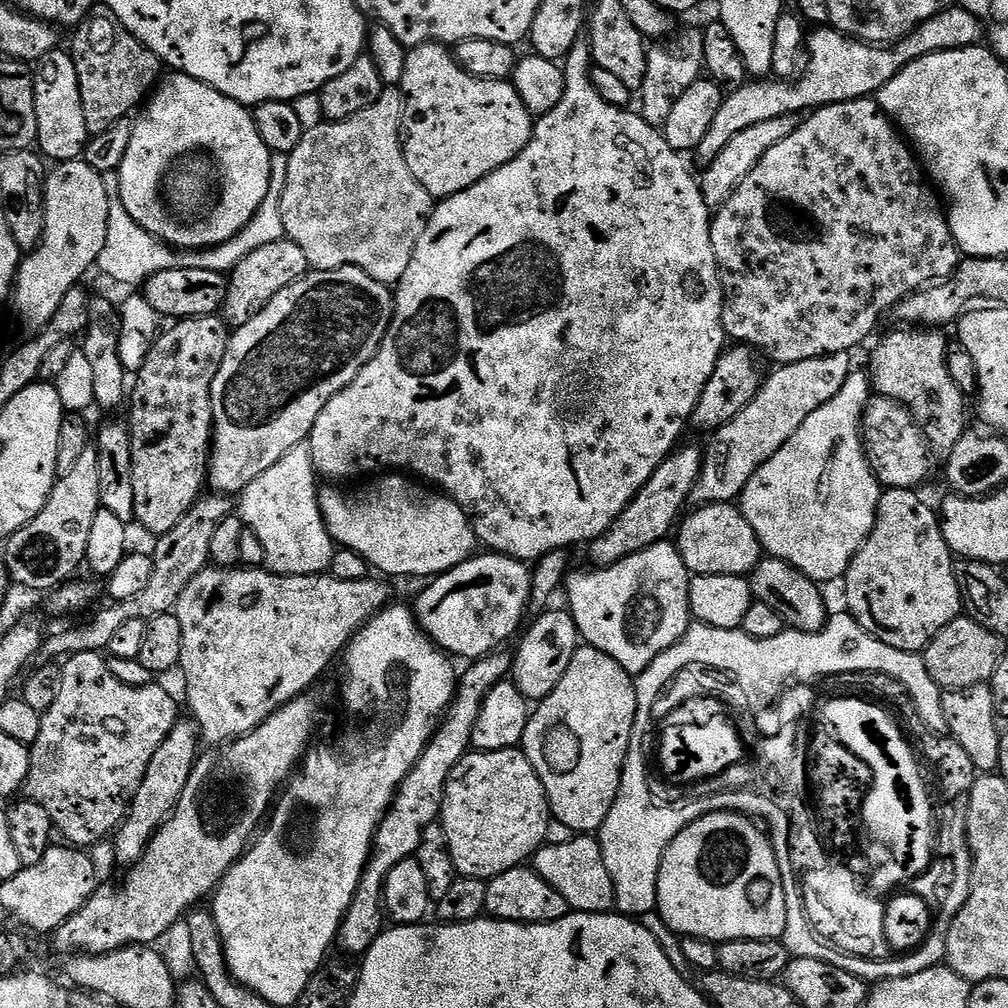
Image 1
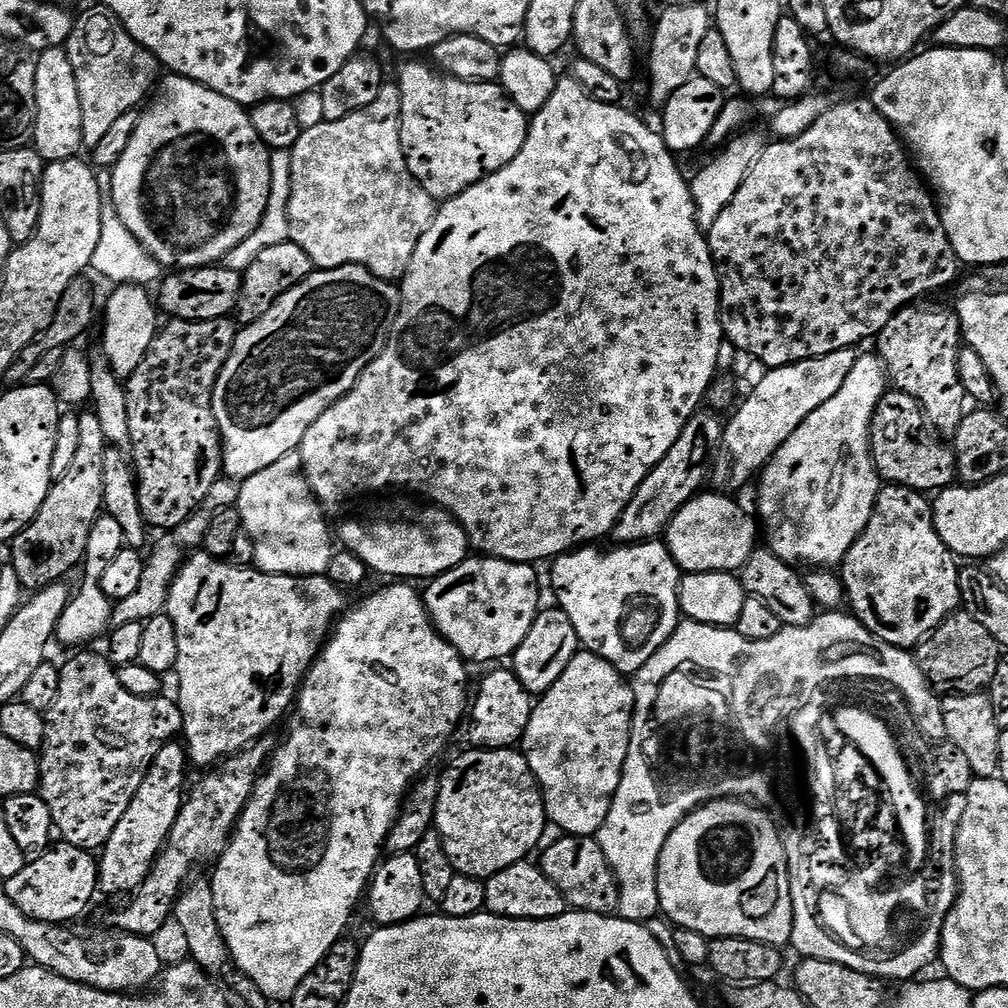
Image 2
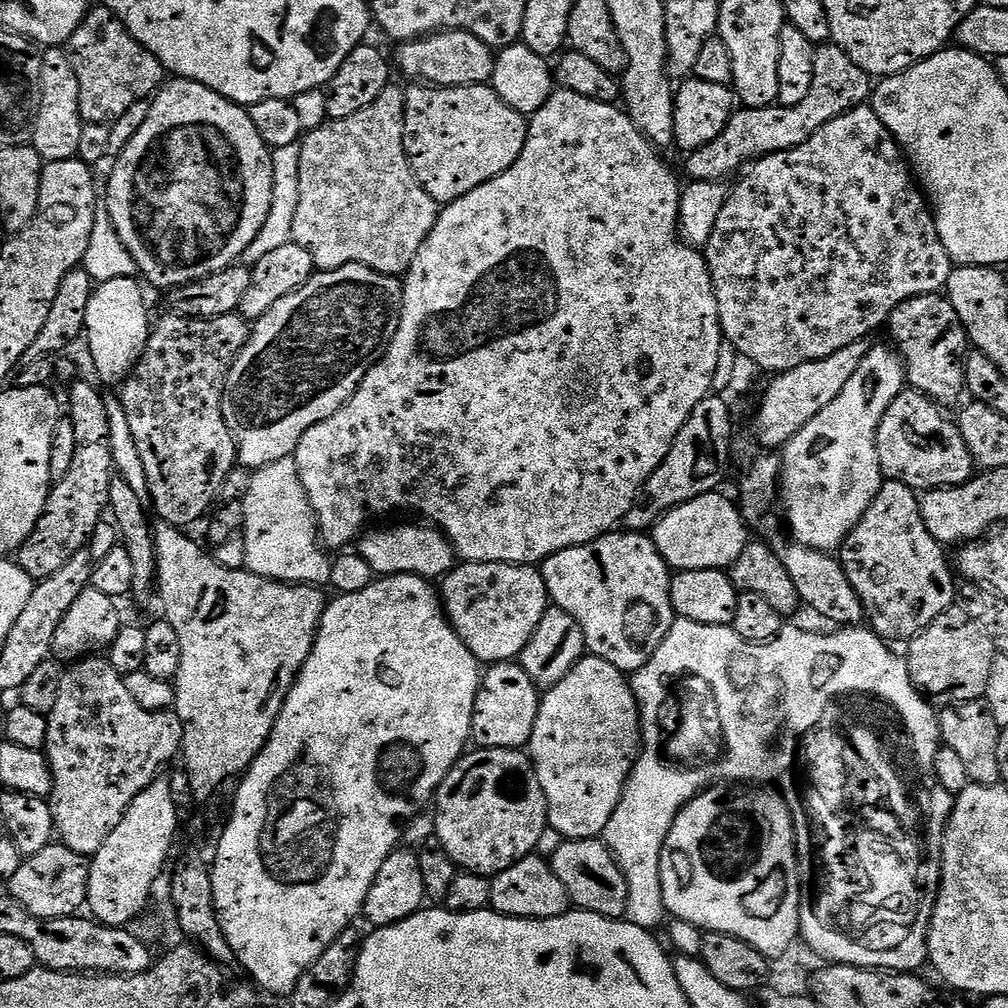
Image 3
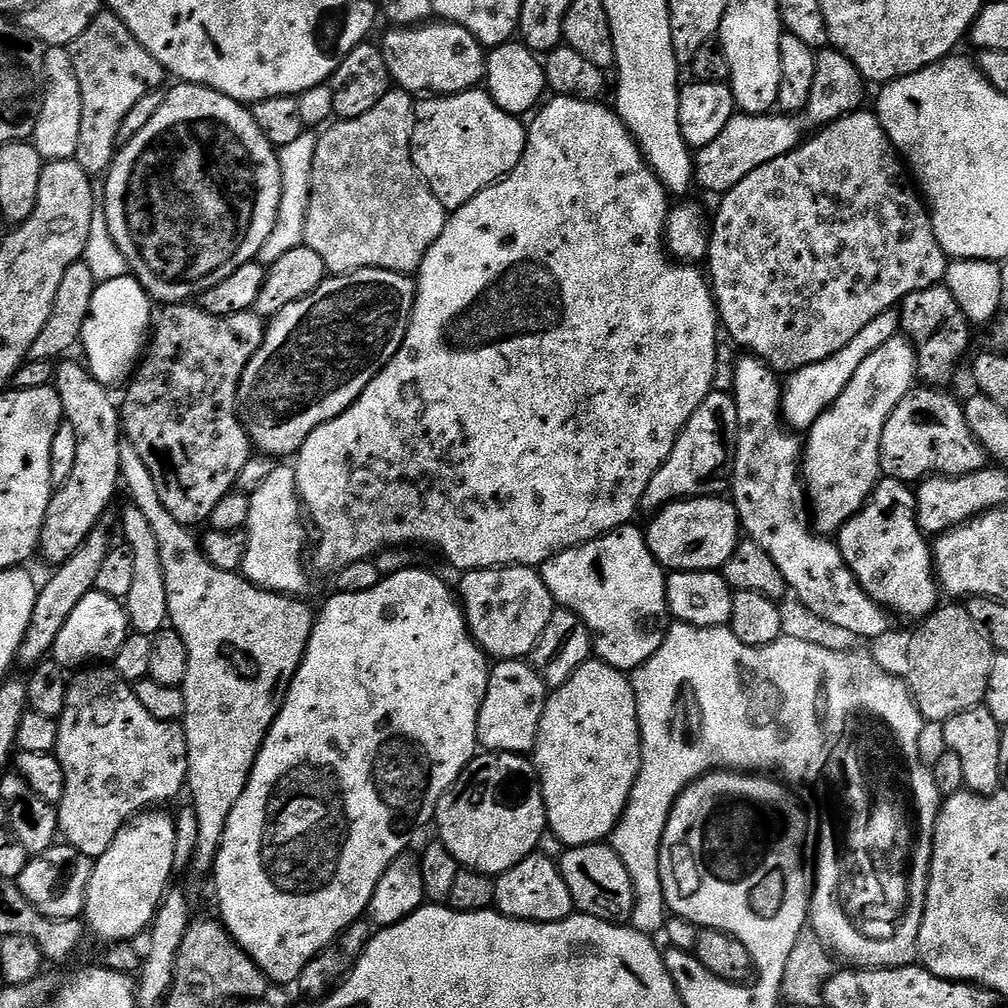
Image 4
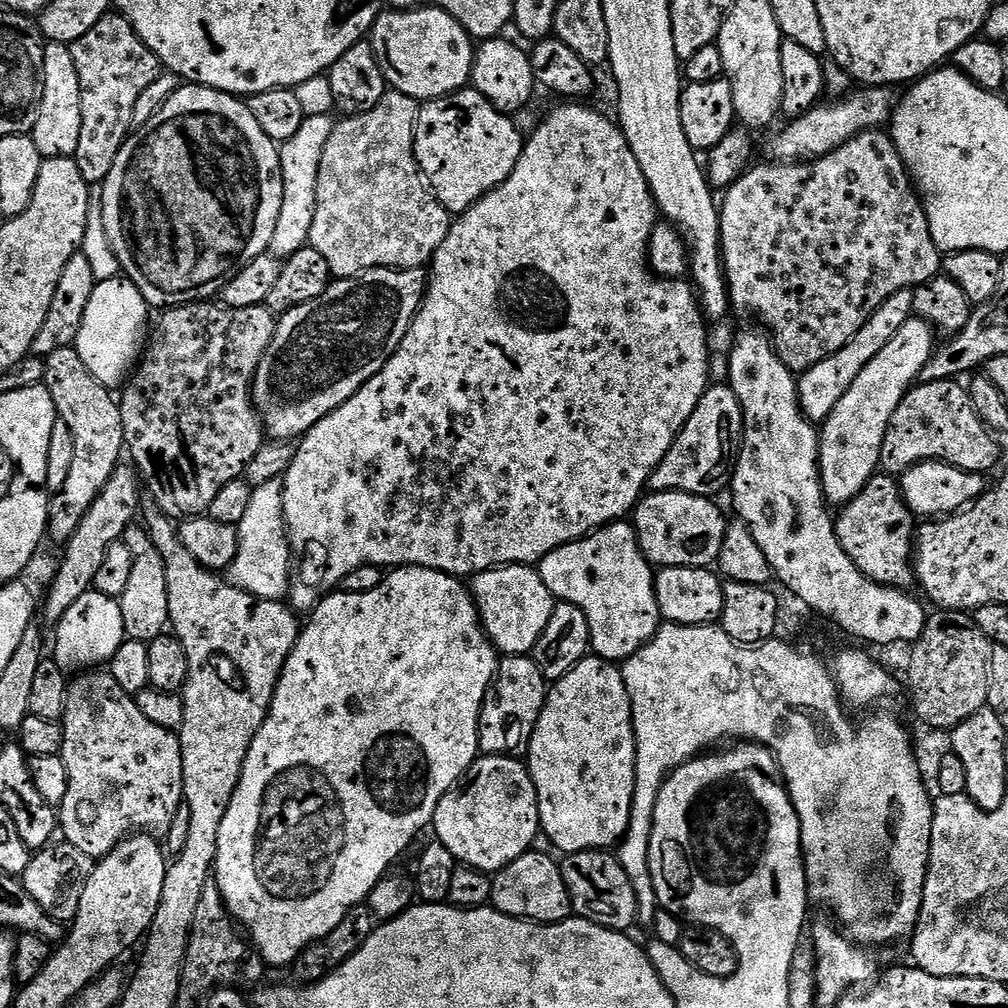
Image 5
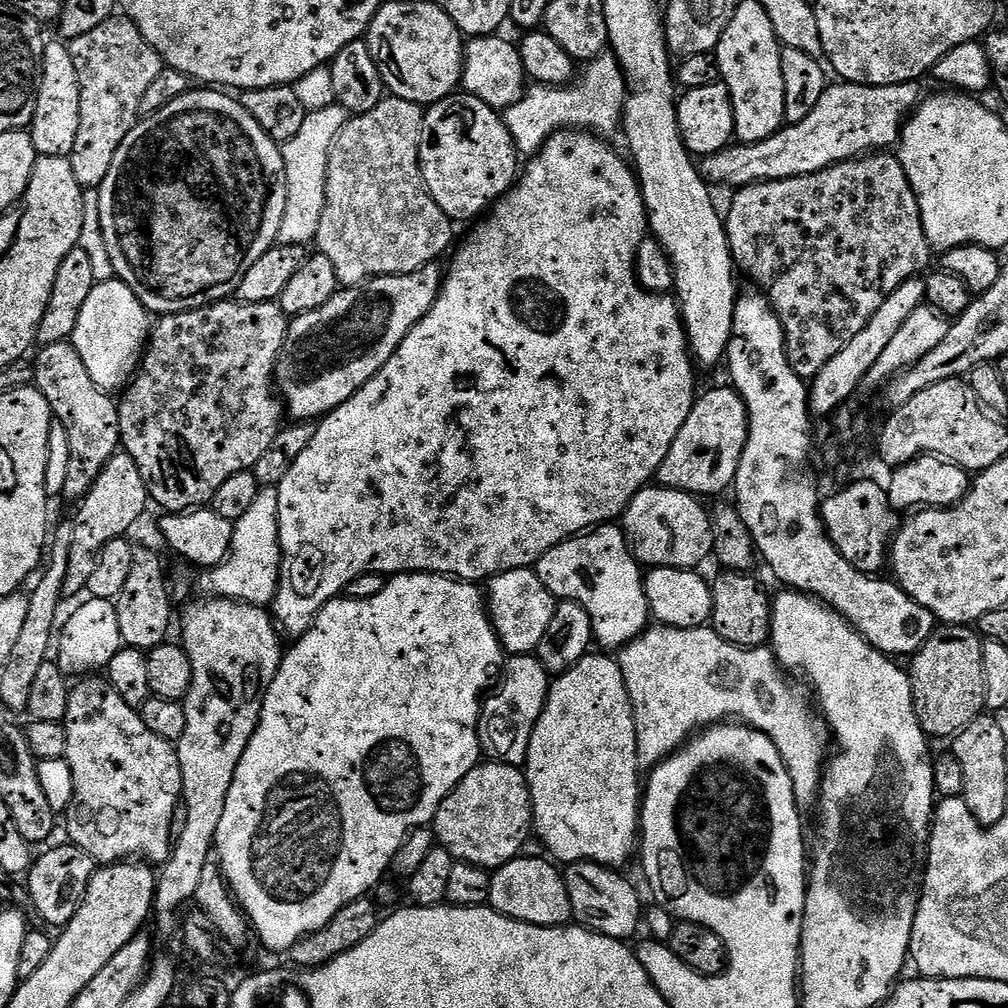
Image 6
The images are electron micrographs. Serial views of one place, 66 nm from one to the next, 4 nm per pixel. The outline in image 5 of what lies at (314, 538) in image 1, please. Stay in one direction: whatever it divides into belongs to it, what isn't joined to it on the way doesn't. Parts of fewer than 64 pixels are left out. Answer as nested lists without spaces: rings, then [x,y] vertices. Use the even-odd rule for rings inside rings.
[[[284,481],[262,482],[253,487],[246,518],[239,524],[238,554],[226,570],[236,587],[254,594],[258,600],[283,601],[290,592],[290,573],[294,568],[292,548],[288,545],[288,529],[284,527]]]

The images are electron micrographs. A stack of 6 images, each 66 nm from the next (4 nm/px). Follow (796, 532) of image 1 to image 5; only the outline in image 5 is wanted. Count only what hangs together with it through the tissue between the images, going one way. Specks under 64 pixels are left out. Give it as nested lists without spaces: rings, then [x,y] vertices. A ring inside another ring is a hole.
[[[913,318],[890,338],[890,343],[878,353],[878,358],[854,378],[854,386],[842,394],[842,402],[834,406],[834,410],[828,415],[827,420],[823,421],[819,429],[820,434],[820,484],[824,487],[824,498],[829,505],[843,506],[850,503],[860,491],[870,482],[873,476],[877,475],[880,468],[880,455],[882,454],[882,442],[886,438],[886,430],[890,426],[890,418],[894,418],[894,410],[902,402],[902,398],[919,381],[920,371],[930,362],[934,351],[934,329],[926,321]]]

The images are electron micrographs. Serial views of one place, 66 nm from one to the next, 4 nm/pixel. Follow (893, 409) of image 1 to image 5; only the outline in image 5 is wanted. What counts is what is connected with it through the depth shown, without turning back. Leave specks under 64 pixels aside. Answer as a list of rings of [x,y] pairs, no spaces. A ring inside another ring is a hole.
[[[935,380],[929,384],[917,383],[915,386],[908,389],[908,392],[902,398],[902,402],[898,406],[898,410],[894,410],[894,418],[890,418],[890,426],[886,430],[886,438],[882,442],[882,454],[880,455],[880,468],[883,469],[887,475],[893,478],[899,478],[903,476],[906,470],[910,470],[916,464],[921,464],[927,460],[941,460],[943,464],[949,464],[955,468],[961,468],[967,472],[979,472],[981,474],[988,474],[988,471],[995,466],[996,463],[1000,460],[1000,444],[996,440],[997,437],[989,430],[983,422],[980,421],[980,415],[974,410],[972,405],[972,397],[970,395],[969,389],[964,388],[960,385],[960,382],[956,380]]]

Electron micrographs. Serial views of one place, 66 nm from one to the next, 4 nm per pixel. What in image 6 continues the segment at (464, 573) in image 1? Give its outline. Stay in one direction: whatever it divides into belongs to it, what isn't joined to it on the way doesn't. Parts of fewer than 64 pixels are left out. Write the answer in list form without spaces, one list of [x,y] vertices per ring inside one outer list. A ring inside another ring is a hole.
[[[515,568],[500,572],[487,581],[486,603],[505,653],[527,656],[535,653],[538,642],[542,642],[542,634],[546,634],[550,618],[554,618],[558,601],[532,568]]]

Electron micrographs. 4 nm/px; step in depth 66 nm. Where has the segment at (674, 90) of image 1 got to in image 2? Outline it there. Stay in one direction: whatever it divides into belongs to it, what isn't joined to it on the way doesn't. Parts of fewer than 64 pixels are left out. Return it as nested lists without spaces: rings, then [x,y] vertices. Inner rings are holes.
[[[700,2],[690,6],[670,6],[661,11],[660,21],[655,21],[650,32],[652,46],[648,50],[648,92],[656,106],[663,106],[685,82],[696,75],[698,50],[702,47],[702,38],[714,26],[713,17]]]

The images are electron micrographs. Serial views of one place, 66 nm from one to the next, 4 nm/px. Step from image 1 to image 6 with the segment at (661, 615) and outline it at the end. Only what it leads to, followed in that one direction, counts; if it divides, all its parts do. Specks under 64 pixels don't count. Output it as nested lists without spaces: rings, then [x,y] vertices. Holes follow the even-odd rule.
[[[615,523],[601,524],[579,536],[562,541],[546,554],[542,554],[542,558],[534,565],[534,571],[557,601],[574,600],[584,607],[586,614],[590,614],[595,643],[604,647],[601,649],[619,650],[631,640],[637,640],[649,627],[650,613],[644,589],[645,573],[640,561],[633,556],[632,549],[628,546],[628,537],[625,536],[623,527]]]

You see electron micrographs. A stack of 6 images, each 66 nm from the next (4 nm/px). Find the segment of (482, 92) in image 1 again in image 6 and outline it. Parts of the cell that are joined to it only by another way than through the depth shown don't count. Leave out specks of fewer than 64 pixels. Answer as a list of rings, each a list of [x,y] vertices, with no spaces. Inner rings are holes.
[[[453,94],[425,111],[420,127],[420,173],[430,198],[434,198],[434,202],[438,202],[438,206],[454,222],[475,221],[483,217],[486,210],[512,189],[518,179],[516,159],[516,144],[504,125],[503,115],[497,109],[486,106],[486,102],[467,94]]]

